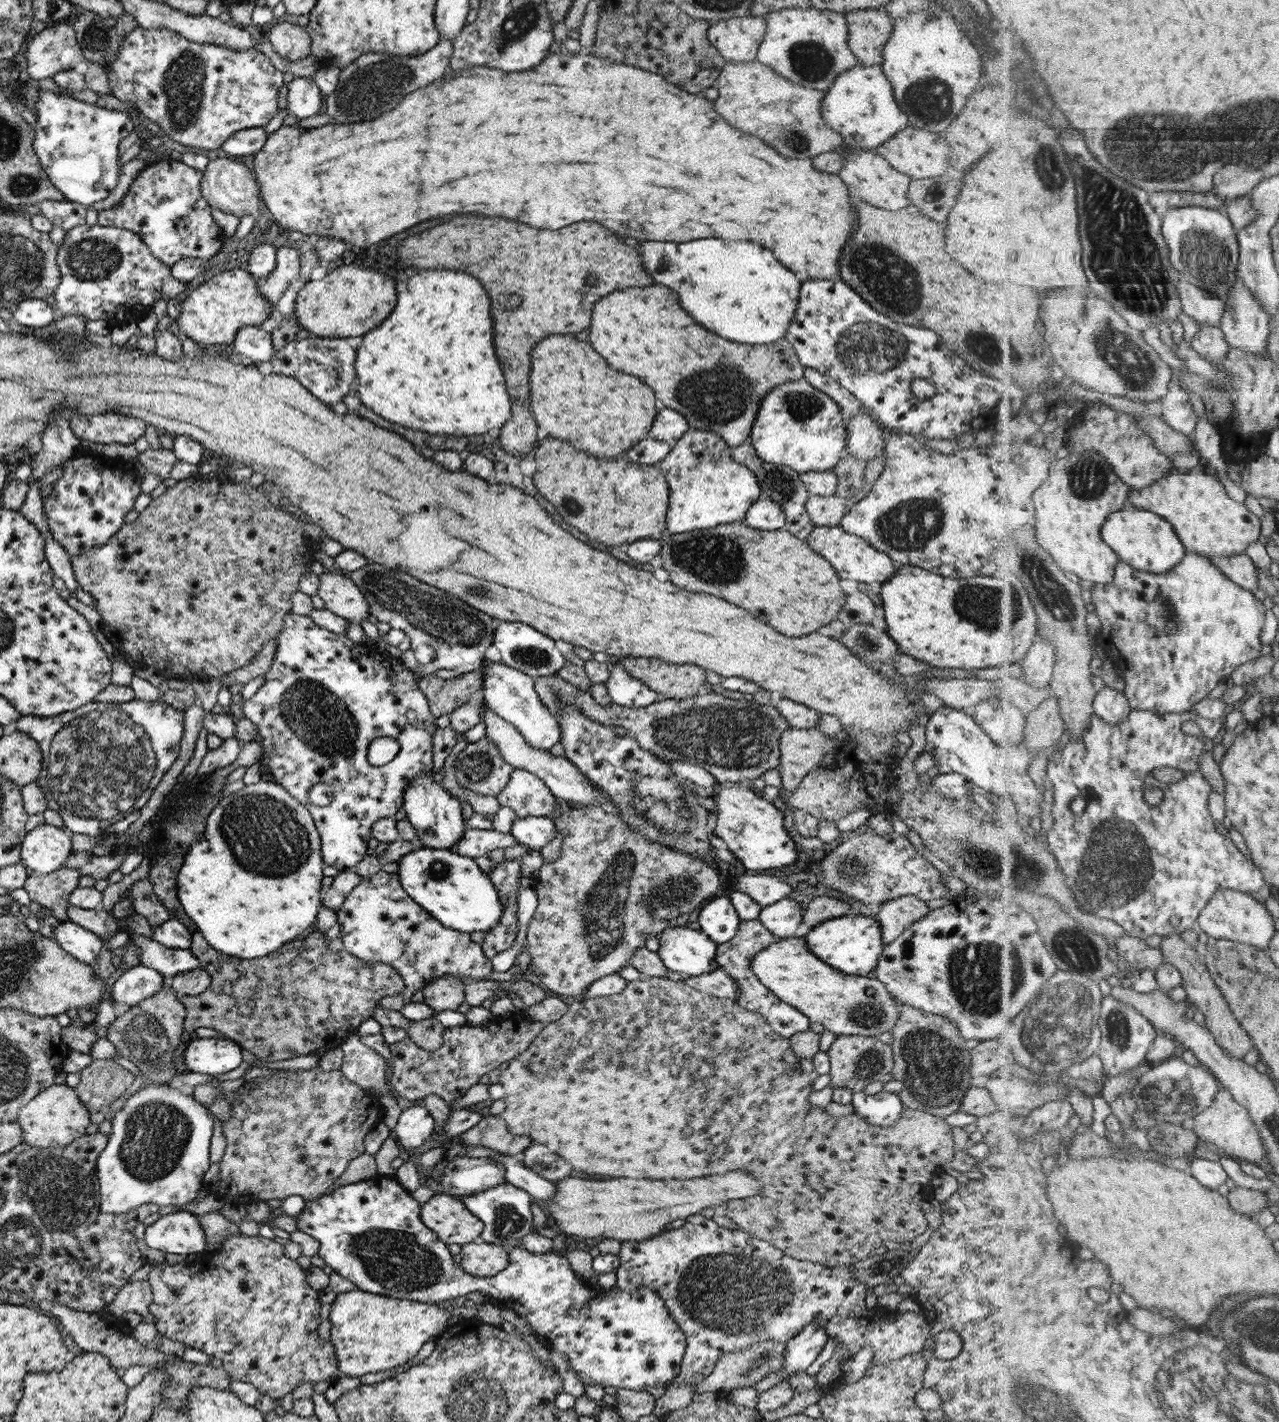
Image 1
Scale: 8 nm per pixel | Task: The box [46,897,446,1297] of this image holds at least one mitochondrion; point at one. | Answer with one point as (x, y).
(157, 1133)

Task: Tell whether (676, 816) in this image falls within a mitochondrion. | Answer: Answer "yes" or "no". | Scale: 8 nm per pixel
yes

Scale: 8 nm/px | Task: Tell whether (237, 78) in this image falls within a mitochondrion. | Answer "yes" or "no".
no

